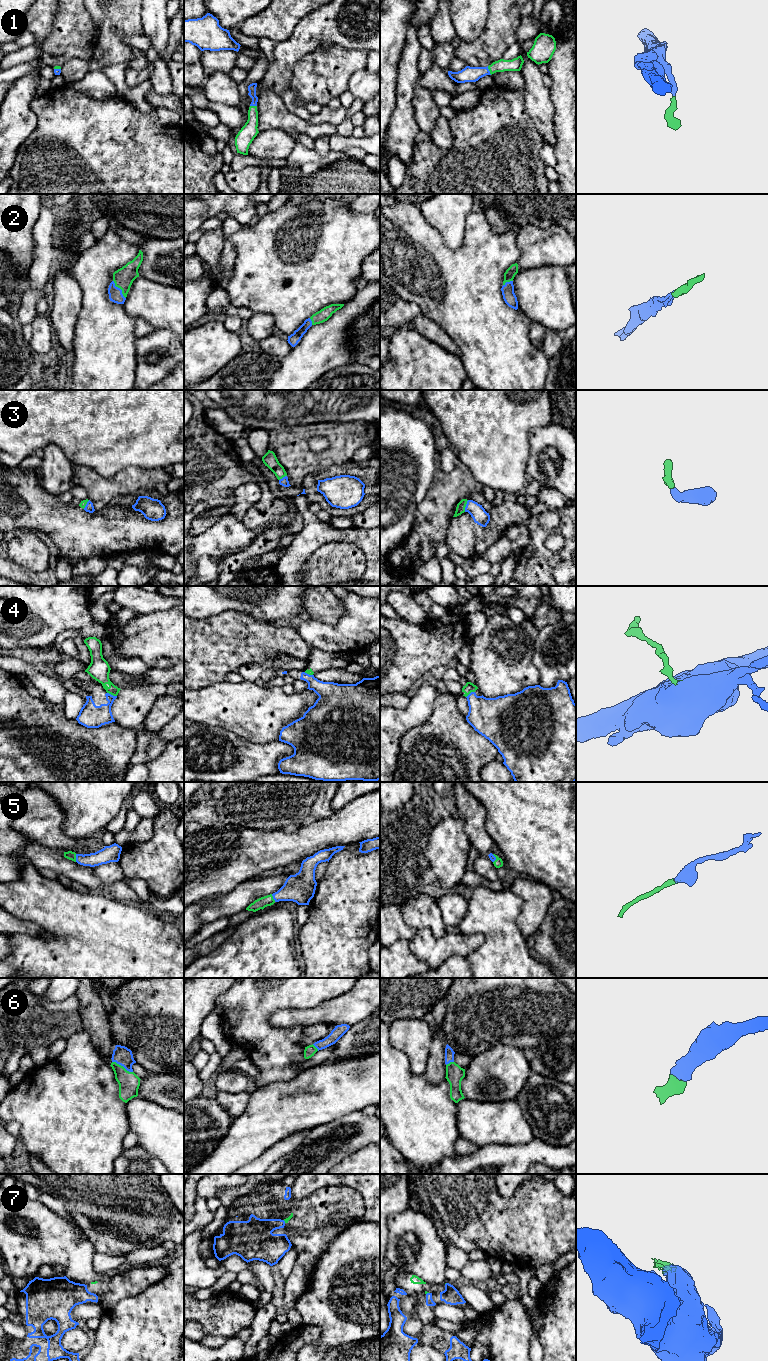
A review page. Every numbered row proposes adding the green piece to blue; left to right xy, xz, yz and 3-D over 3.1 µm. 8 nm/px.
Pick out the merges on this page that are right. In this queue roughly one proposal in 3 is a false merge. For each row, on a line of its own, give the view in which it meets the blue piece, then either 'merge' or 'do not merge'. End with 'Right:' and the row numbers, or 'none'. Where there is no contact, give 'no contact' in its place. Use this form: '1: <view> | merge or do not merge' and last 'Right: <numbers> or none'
1: yz | merge
2: xy | merge
3: yz | merge
4: xy | do not merge
5: xy | merge
6: xy | merge
7: xz | do not merge
Right: 1, 2, 3, 5, 6

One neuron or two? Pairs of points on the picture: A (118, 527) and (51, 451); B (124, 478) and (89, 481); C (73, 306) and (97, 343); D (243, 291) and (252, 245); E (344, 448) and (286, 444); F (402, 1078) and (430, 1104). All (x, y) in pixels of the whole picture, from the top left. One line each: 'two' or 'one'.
A: two
B: one
C: two
D: one
E: one
F: one

